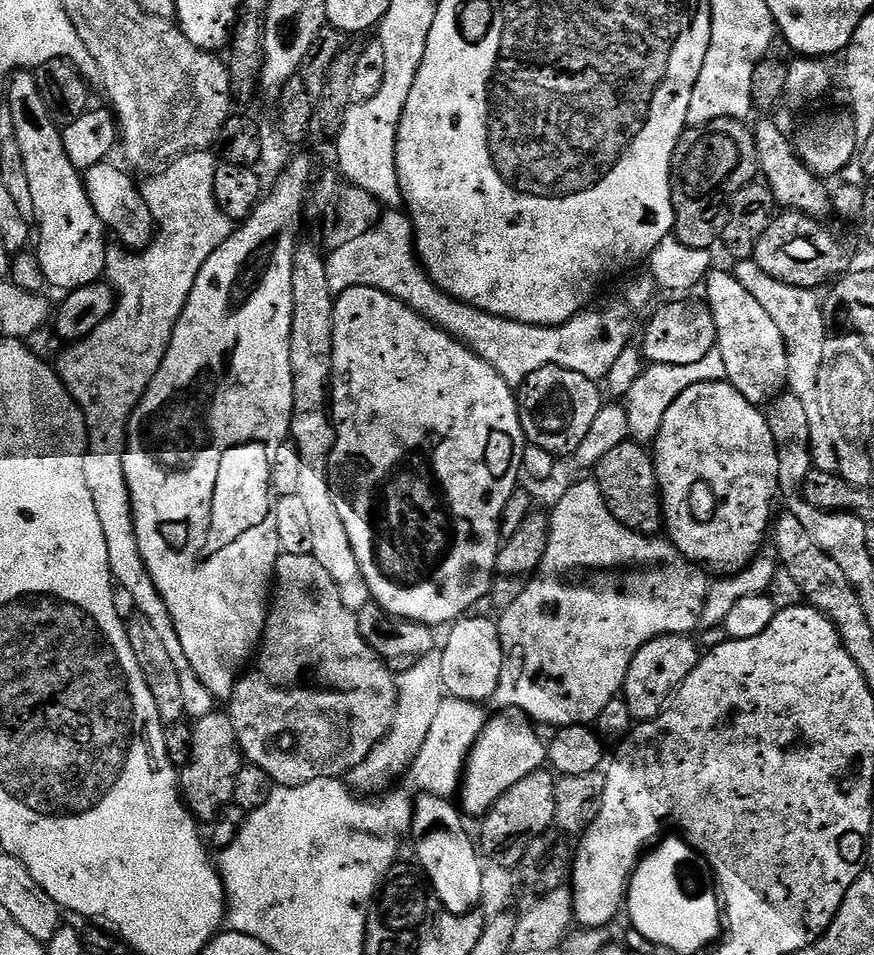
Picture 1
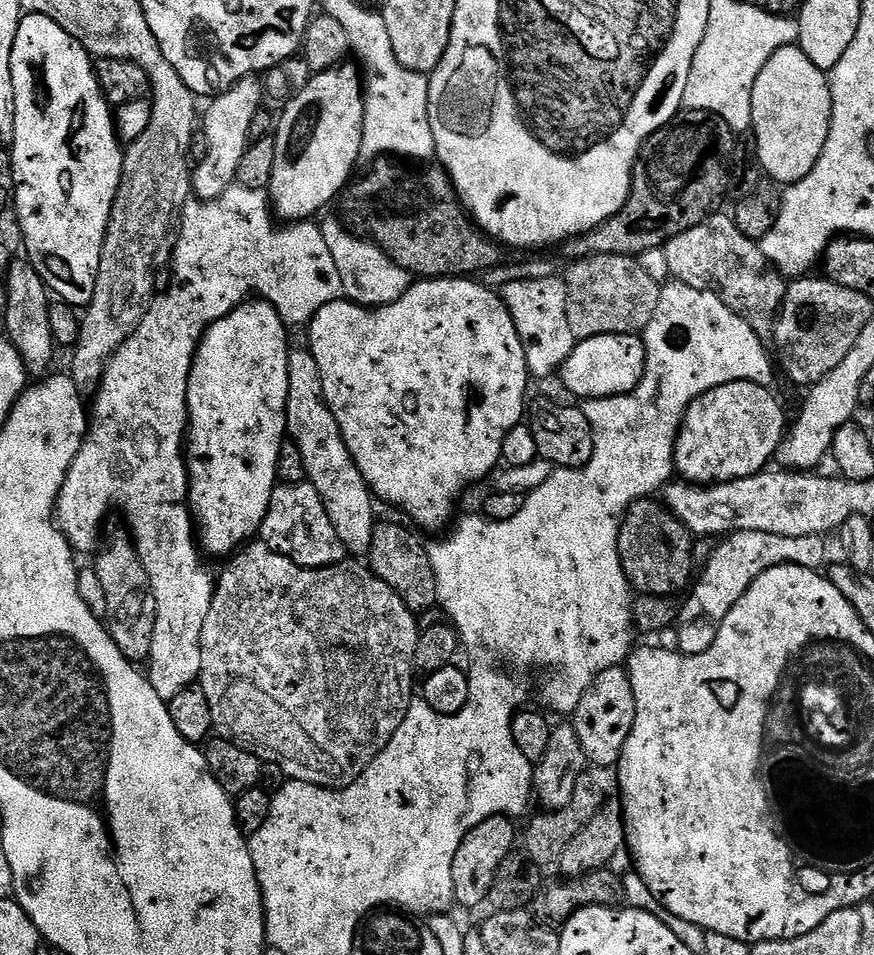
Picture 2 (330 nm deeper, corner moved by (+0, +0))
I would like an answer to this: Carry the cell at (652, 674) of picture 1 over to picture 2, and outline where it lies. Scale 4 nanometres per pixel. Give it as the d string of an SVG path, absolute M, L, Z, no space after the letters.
M623 667L608 668L598 674L598 678L594 678L570 716L572 729L578 734L578 742L582 742L582 750L589 765L597 764L600 768L608 768L611 764L612 767L619 765L624 743L626 738L630 738L630 730L634 726L635 713L634 690Z

